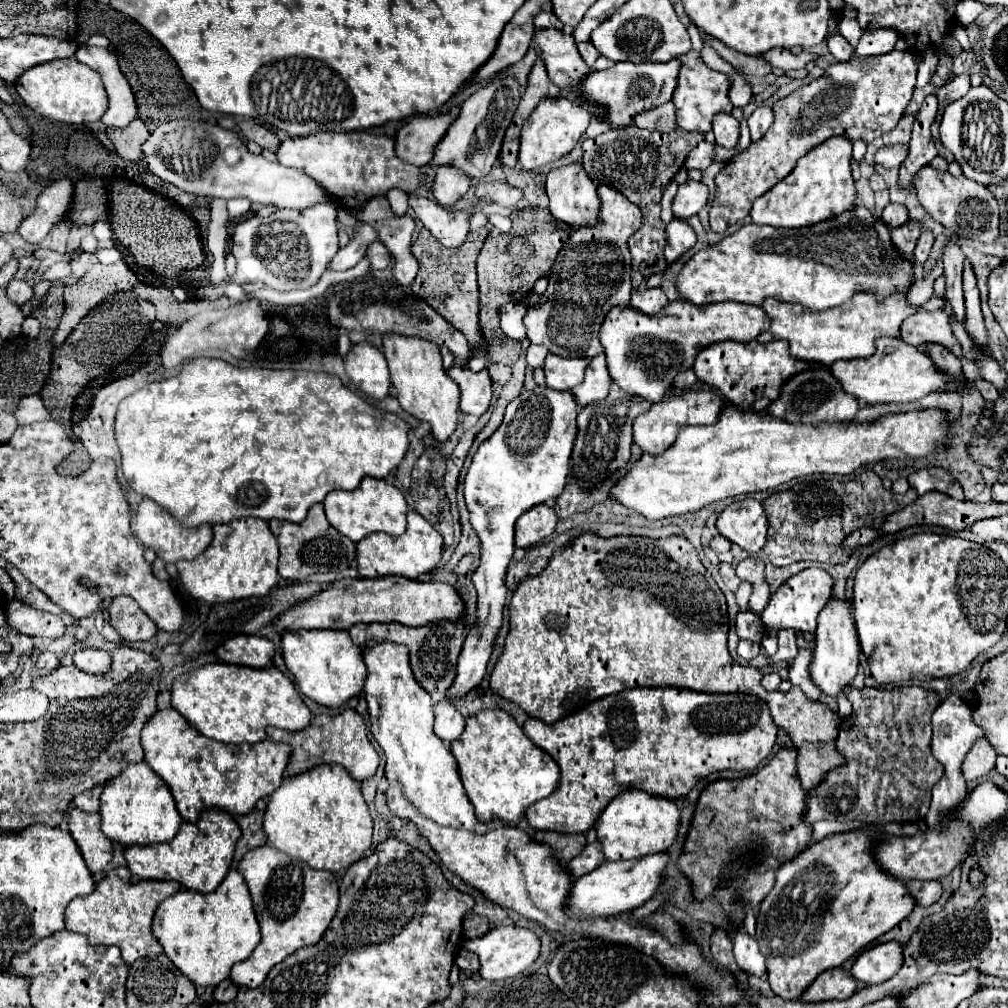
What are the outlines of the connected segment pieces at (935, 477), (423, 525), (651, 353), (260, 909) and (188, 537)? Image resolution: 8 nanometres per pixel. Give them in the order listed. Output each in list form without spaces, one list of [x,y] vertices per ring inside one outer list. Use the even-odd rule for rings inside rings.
[[[932,467],[932,469],[920,469],[916,473],[912,473],[908,477],[908,483],[912,489],[916,489],[918,495],[924,495],[930,493],[930,491],[940,491],[940,493],[946,493],[954,499],[964,499],[964,491],[962,491],[962,485],[944,469],[938,469],[938,467]]]
[[[408,511],[408,529],[400,537],[390,537],[388,533],[372,533],[356,545],[356,561],[360,577],[380,577],[380,575],[400,575],[408,579],[418,579],[430,573],[442,557],[442,535],[428,525],[416,511]]]
[[[678,299],[676,303],[670,303],[668,307],[654,317],[646,317],[644,313],[638,313],[636,309],[630,309],[630,307],[618,307],[606,315],[606,321],[602,323],[602,329],[600,329],[600,343],[606,353],[608,373],[610,373],[612,381],[622,391],[626,391],[630,395],[640,395],[642,399],[646,399],[650,403],[660,403],[662,399],[670,397],[674,377],[682,371],[692,369],[698,353],[702,349],[706,349],[708,345],[720,343],[720,341],[730,341],[730,339],[748,343],[748,341],[756,339],[758,335],[762,335],[764,329],[770,327],[770,317],[766,317],[762,307],[754,307],[754,305],[746,305],[746,303],[724,301],[722,305],[704,305],[702,309],[694,309],[694,305],[690,305],[688,301]],[[668,307],[672,307],[674,311],[668,313]]]
[[[270,845],[246,853],[236,869],[250,889],[262,929],[262,941],[248,959],[234,965],[230,979],[236,985],[258,987],[276,963],[302,947],[316,945],[322,939],[338,909],[338,883],[332,873],[310,869],[304,861],[294,861],[294,857],[286,857]]]
[[[144,499],[138,505],[138,511],[136,511],[136,517],[132,523],[132,531],[142,541],[142,545],[152,549],[156,553],[156,557],[162,559],[164,563],[176,563],[180,559],[194,559],[200,553],[204,553],[206,547],[212,543],[210,525],[202,525],[202,529],[182,529],[182,525],[178,525],[178,521],[174,521],[166,511],[162,511],[162,507],[158,507],[150,499]]]

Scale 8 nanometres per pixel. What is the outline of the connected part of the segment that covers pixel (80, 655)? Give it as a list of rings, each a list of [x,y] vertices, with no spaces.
[[[80,649],[80,651],[76,651],[74,661],[80,669],[84,669],[86,673],[92,673],[92,675],[104,673],[104,669],[110,667],[110,663],[112,663],[110,653],[100,651],[100,649]]]

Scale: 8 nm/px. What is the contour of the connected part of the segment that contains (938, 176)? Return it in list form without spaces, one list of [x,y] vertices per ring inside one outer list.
[[[928,165],[914,177],[914,187],[920,205],[956,237],[976,237],[984,243],[990,243],[998,237],[998,201],[988,187],[966,177],[940,173]]]

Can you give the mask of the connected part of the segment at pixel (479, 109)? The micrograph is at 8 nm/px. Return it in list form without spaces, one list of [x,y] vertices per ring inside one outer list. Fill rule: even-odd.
[[[514,79],[486,85],[484,89],[476,91],[472,97],[468,97],[460,105],[460,113],[458,113],[456,121],[448,127],[446,135],[434,147],[434,157],[432,157],[430,165],[424,169],[424,187],[428,191],[432,189],[434,173],[442,165],[454,167],[454,169],[466,173],[470,179],[486,177],[500,155],[502,139],[514,117],[518,101],[520,101],[520,91],[518,91],[518,83]]]

